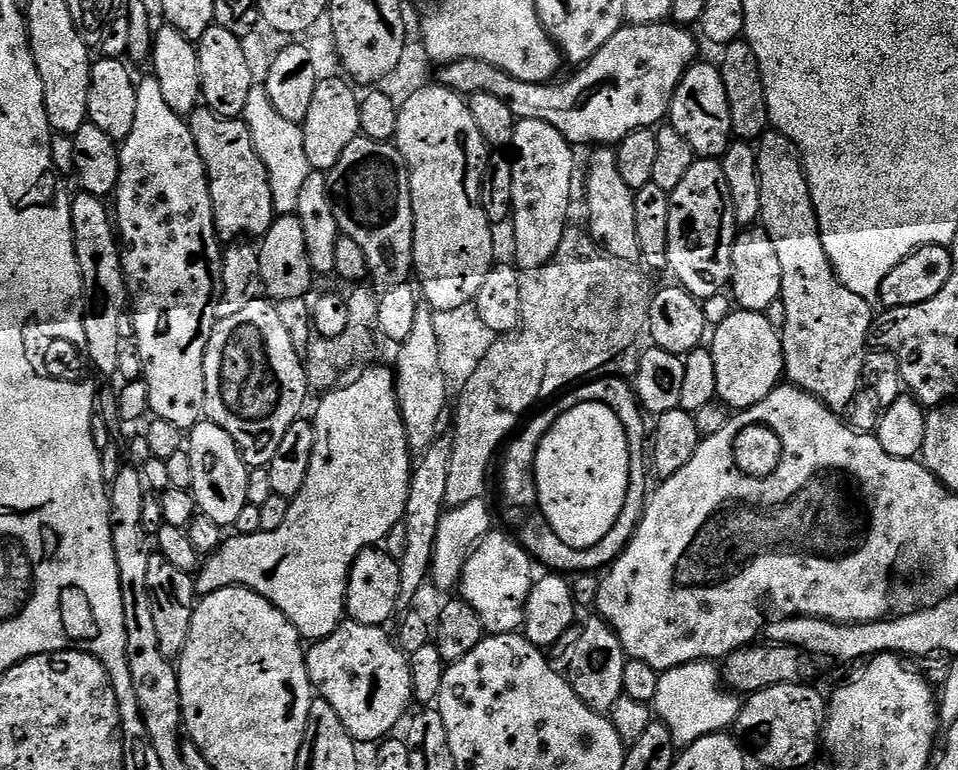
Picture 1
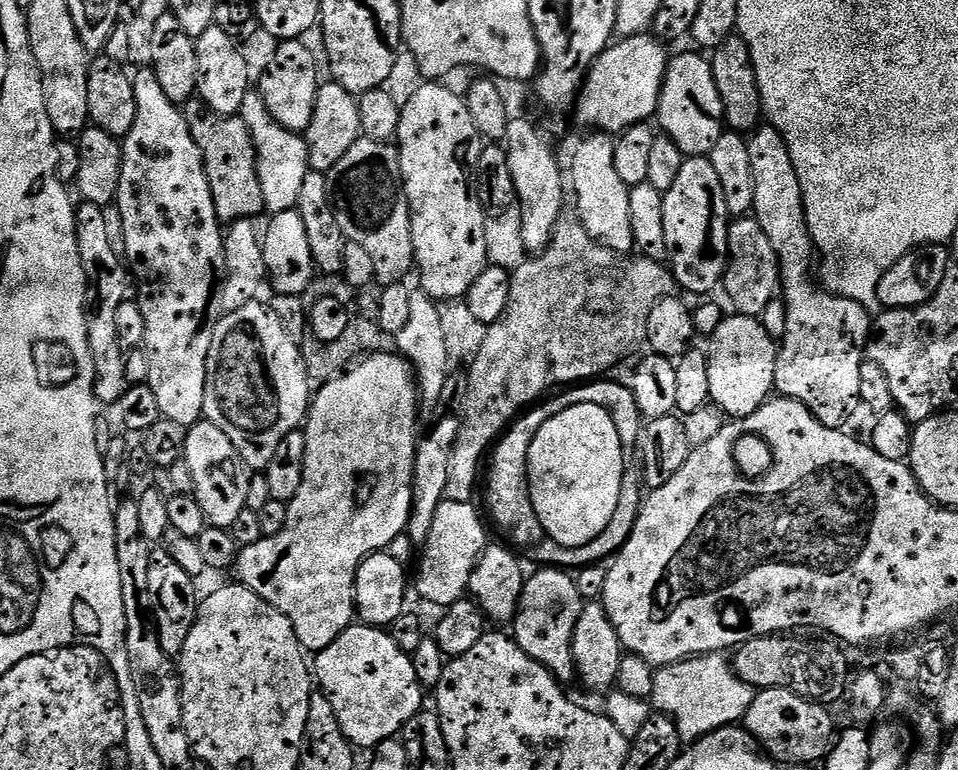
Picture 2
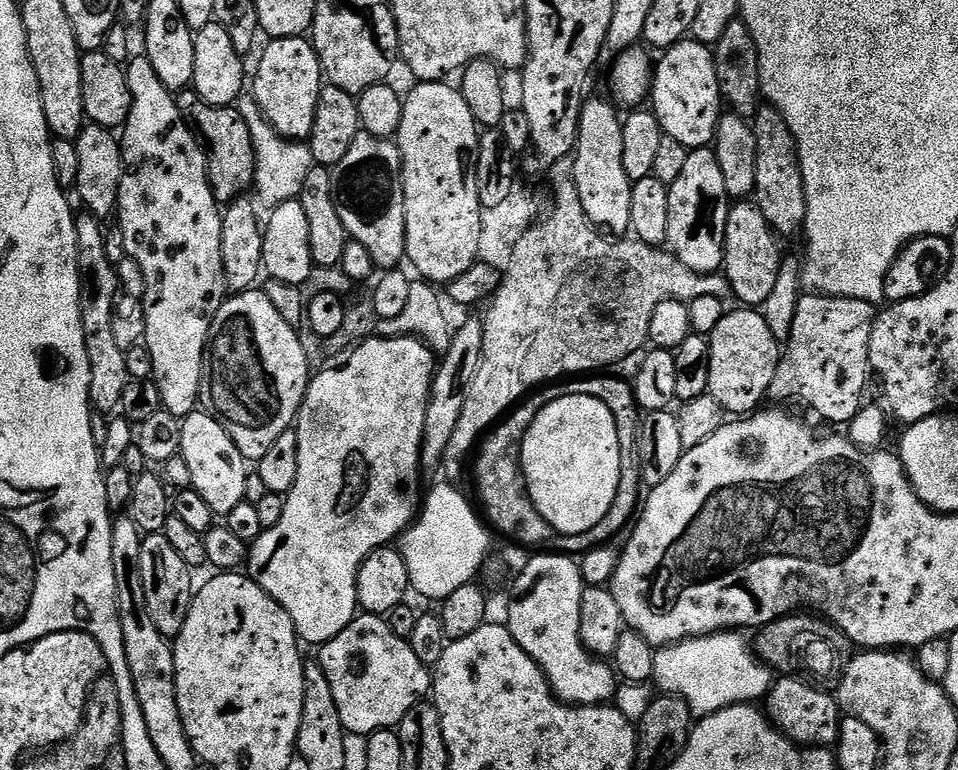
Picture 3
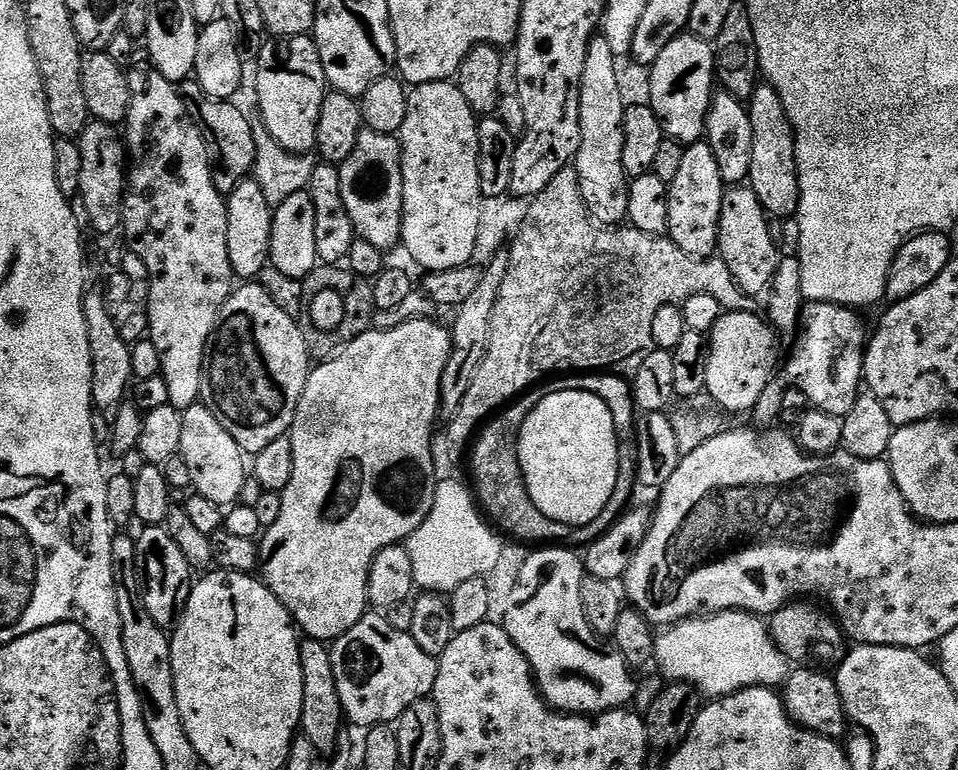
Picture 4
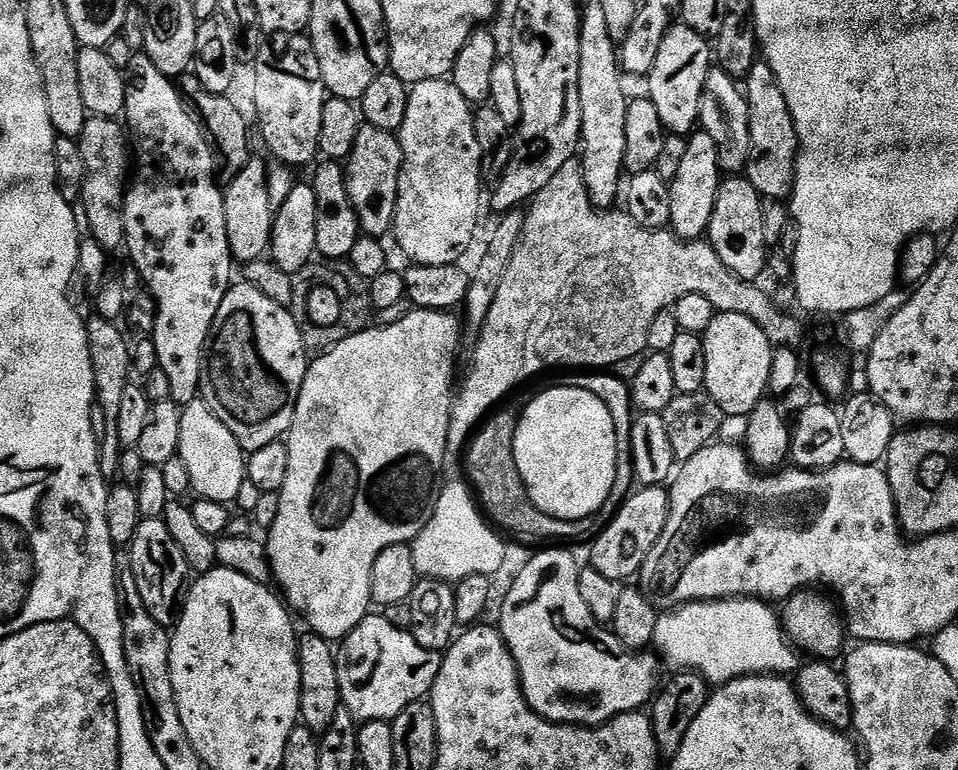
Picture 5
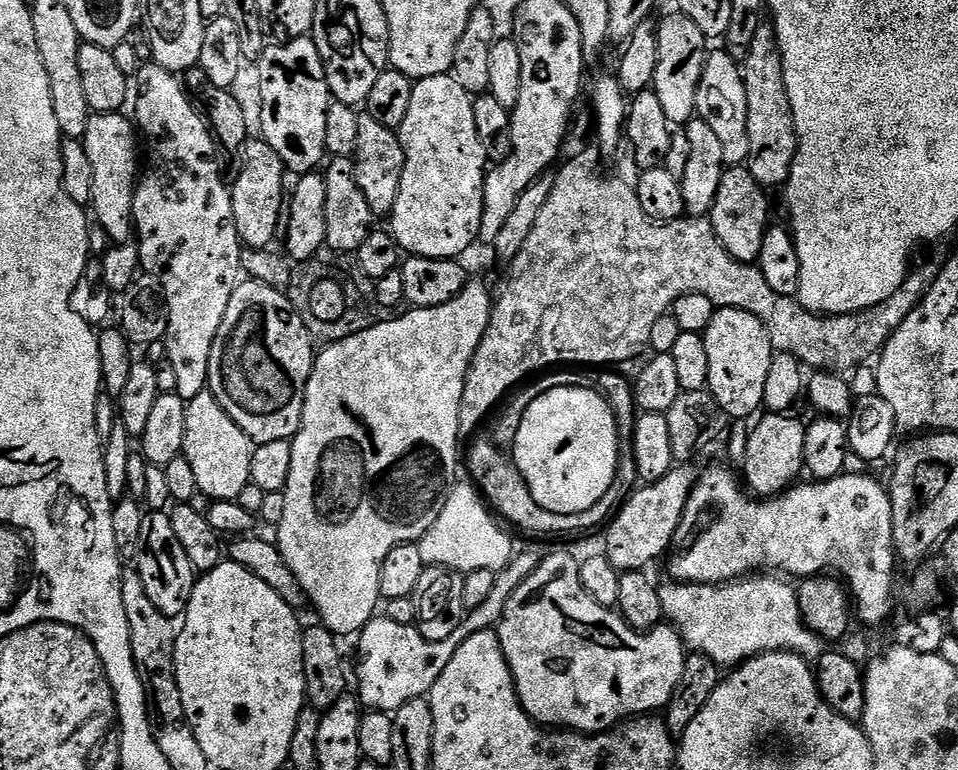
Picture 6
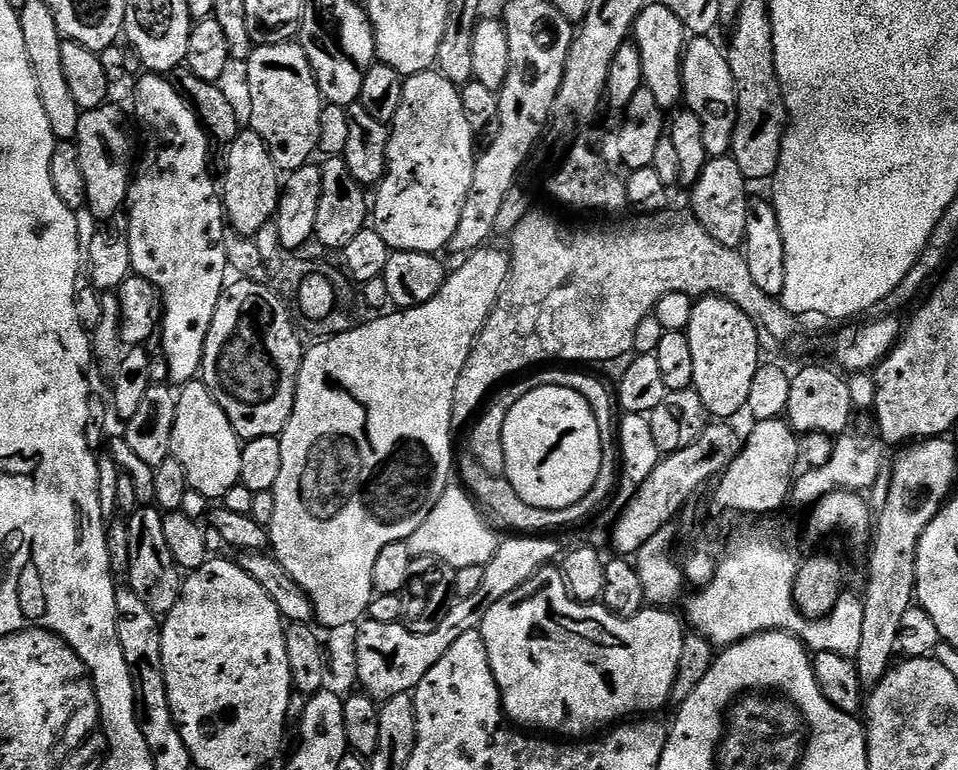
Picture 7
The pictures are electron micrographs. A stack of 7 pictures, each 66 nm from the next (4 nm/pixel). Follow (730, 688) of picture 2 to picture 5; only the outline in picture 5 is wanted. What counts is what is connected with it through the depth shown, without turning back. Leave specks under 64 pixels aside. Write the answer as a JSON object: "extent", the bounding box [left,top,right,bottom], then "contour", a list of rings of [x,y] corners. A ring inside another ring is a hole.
{"extent":[652,598,802,686],"contour":[[[755,598],[694,600],[665,611],[668,613],[657,619],[652,644],[667,667],[696,672],[712,686],[723,686],[742,676],[792,674],[802,660],[784,635],[777,609],[772,608],[771,603]]]}

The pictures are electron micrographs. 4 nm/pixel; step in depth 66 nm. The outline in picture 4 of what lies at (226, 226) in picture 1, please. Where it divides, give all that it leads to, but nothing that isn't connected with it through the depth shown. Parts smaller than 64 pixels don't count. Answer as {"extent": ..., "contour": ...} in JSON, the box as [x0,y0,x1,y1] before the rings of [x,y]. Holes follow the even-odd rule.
{"extent":[176,78,256,194],"contour":[[[192,78],[181,80],[176,85],[176,92],[184,100],[186,114],[190,114],[202,134],[214,186],[222,194],[233,192],[243,180],[249,179],[256,164],[254,133],[249,114],[244,113],[231,99],[215,100],[206,95]]]}

